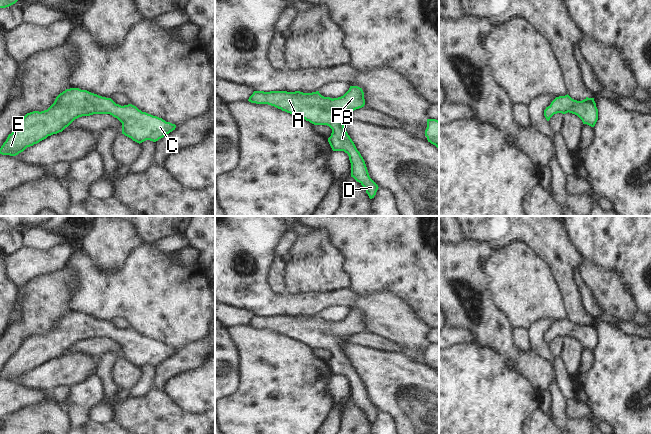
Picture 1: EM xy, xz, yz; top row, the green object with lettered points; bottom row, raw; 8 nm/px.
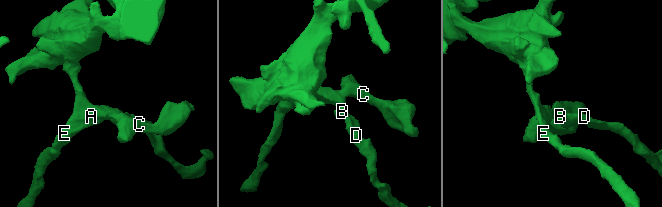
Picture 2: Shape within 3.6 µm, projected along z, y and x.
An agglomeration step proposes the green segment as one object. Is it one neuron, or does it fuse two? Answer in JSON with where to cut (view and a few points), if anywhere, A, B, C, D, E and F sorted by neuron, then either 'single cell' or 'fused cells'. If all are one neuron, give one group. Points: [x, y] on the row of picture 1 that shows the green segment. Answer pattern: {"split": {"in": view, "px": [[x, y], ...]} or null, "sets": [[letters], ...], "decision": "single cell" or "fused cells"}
{"split": null, "sets": [["A", "B", "C", "D", "E", "F"]], "decision": "single cell"}

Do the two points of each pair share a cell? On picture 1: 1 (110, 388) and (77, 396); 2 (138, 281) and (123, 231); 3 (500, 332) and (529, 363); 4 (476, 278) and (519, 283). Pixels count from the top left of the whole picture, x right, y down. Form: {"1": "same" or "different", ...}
{"1": "different", "2": "different", "3": "same", "4": "different"}

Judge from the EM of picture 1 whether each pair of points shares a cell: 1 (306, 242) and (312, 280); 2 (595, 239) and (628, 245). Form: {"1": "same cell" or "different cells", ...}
{"1": "same cell", "2": "same cell"}

